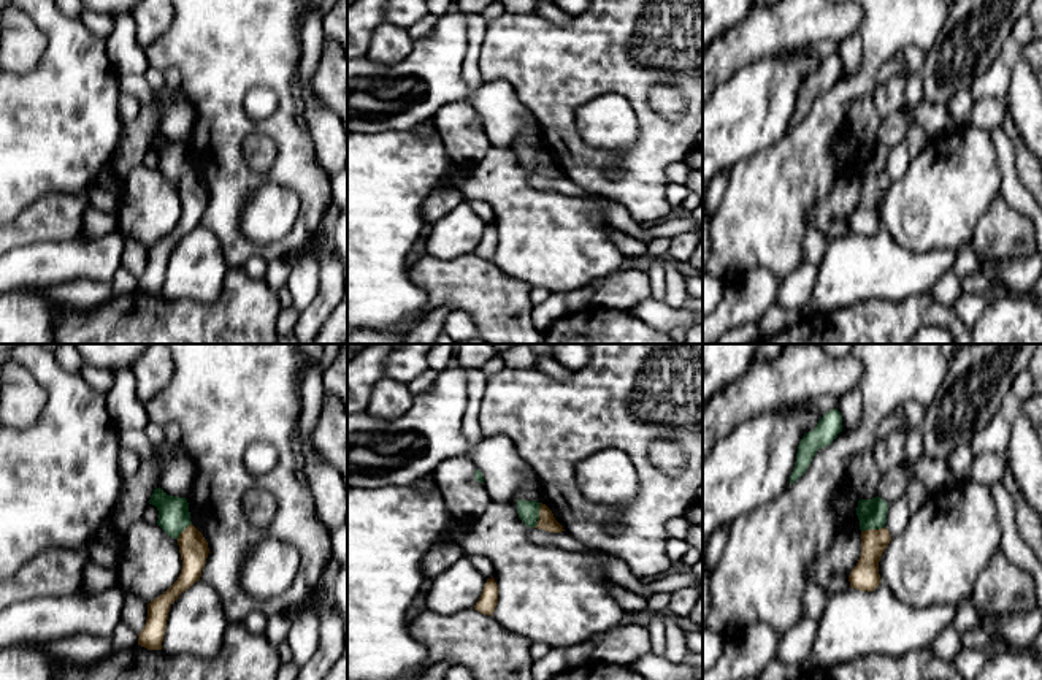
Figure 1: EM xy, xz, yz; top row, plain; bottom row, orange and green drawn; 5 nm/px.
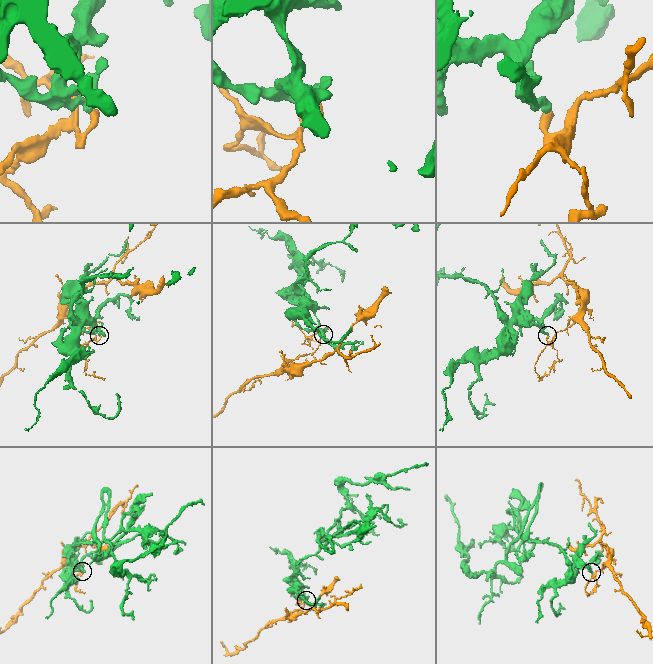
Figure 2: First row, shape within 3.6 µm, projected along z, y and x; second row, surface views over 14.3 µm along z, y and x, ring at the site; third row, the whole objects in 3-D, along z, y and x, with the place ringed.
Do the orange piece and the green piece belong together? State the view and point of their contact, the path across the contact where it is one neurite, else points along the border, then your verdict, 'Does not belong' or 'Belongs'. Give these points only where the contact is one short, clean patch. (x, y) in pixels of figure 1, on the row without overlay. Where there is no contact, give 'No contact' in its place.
Touches orange at xz (540, 160). Boundary: xz (541, 148), (538, 167), (533, 171). Does not belong

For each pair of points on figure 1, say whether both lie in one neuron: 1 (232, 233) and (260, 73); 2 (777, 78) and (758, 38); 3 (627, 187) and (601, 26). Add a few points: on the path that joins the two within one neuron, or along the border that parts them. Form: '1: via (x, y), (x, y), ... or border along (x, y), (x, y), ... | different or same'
1: via (227, 192), (227, 108) | same
2: border along (790, 49), (754, 61), (735, 73) | different
3: via (647, 148), (647, 118), (636, 95), (630, 65) | same

